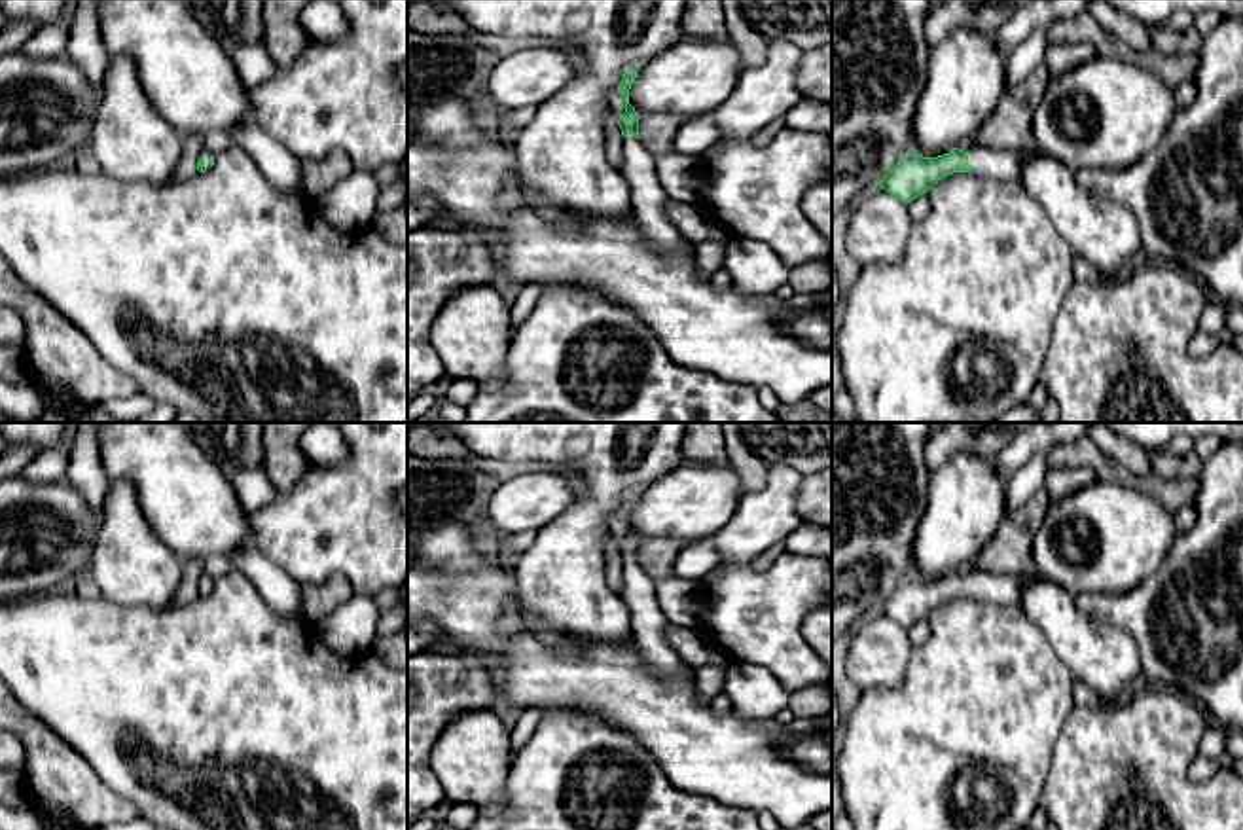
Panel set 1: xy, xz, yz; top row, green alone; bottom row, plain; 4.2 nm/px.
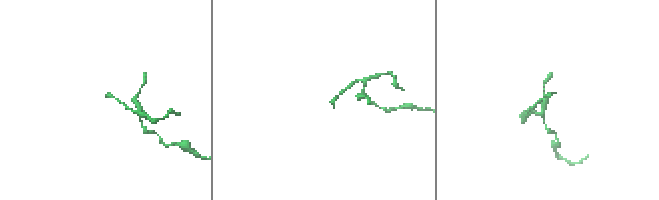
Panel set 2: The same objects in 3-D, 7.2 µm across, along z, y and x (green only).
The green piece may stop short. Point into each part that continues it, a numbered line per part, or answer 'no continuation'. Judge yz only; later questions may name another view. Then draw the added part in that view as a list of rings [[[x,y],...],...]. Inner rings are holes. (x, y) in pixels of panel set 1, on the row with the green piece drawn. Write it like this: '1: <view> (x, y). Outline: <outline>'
1: yz (1005, 165). Outline: [[[974,148],[968,152],[970,171],[995,180],[1019,180],[1021,157],[1012,150]]]

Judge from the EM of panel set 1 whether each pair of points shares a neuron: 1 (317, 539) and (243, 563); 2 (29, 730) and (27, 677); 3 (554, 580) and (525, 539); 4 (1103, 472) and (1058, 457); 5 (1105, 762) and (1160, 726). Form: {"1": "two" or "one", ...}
{"1": "two", "2": "two", "3": "two", "4": "one", "5": "one"}

